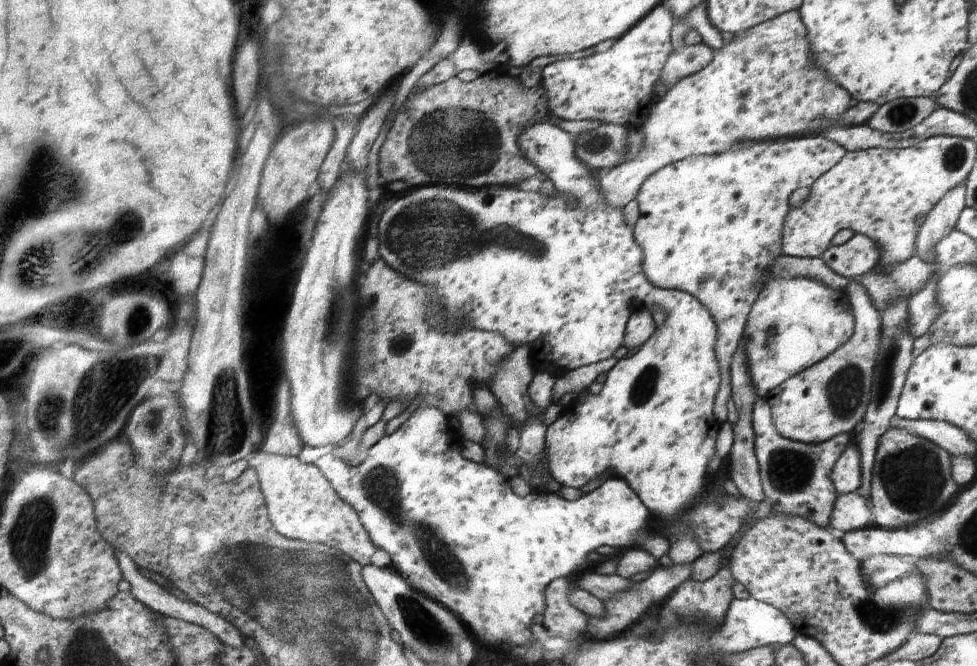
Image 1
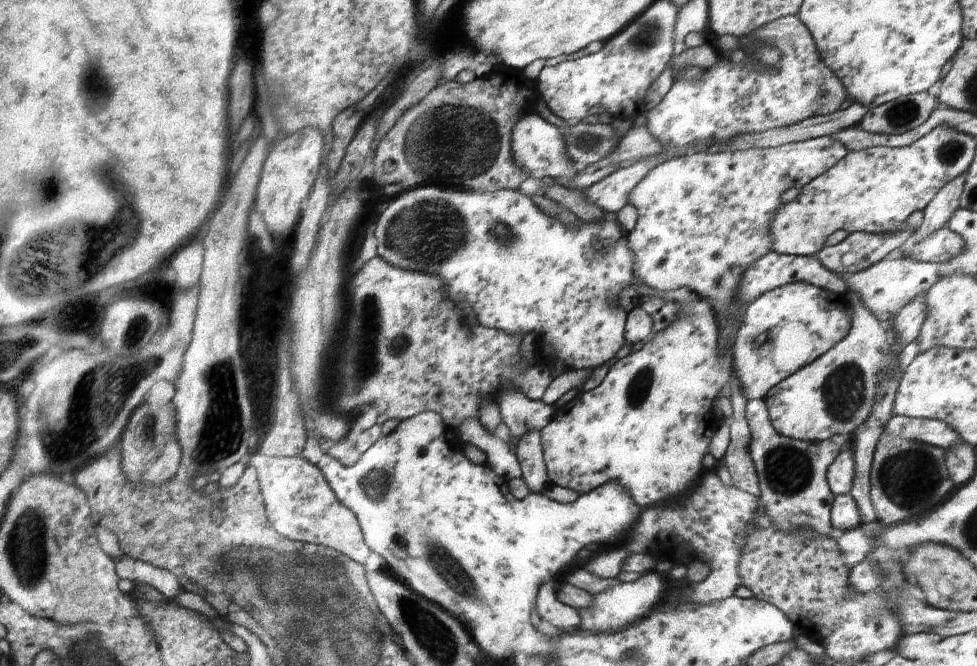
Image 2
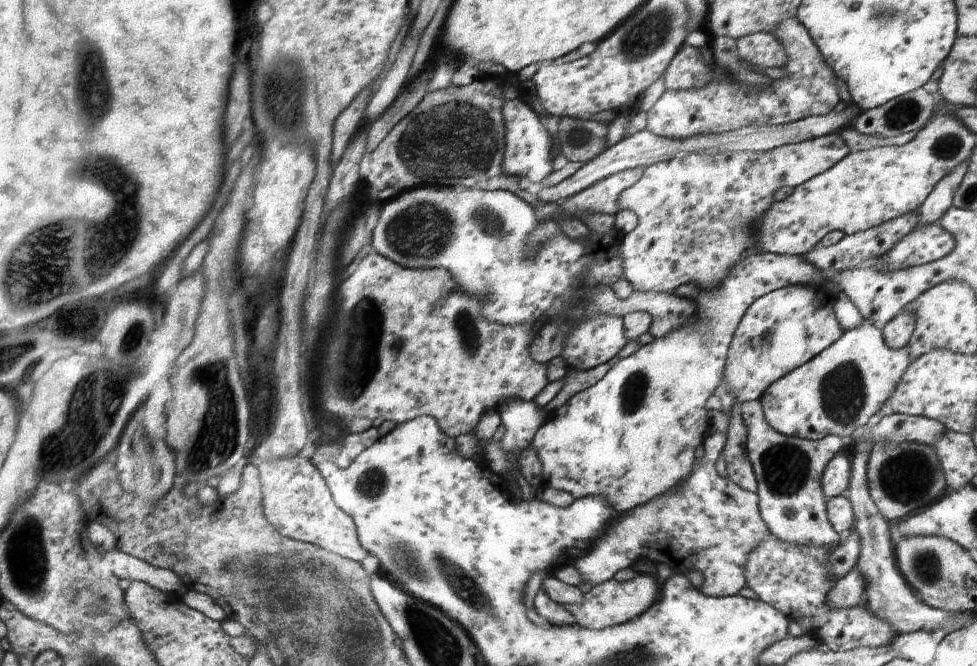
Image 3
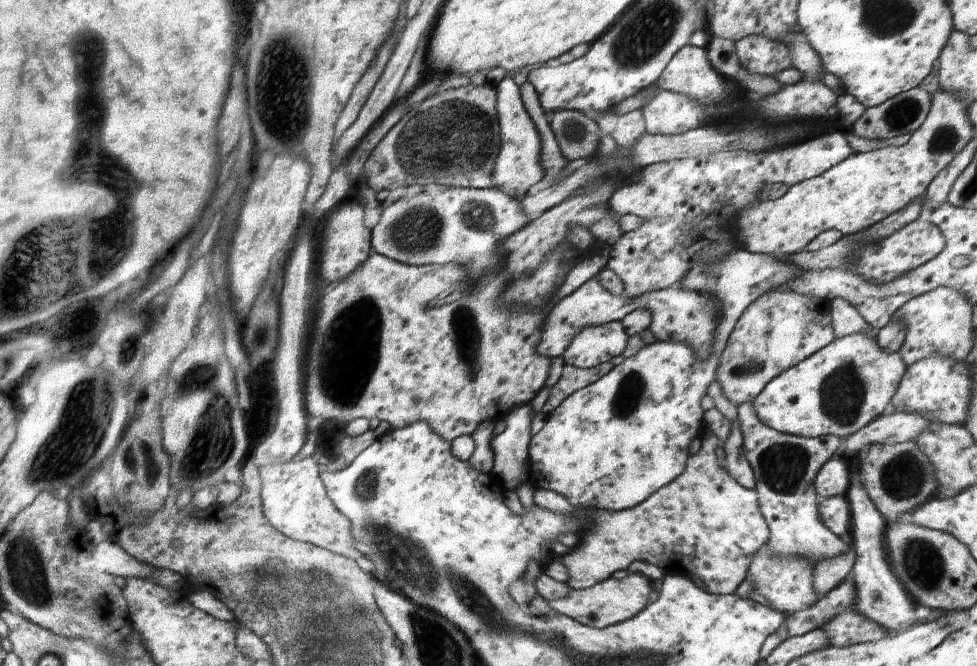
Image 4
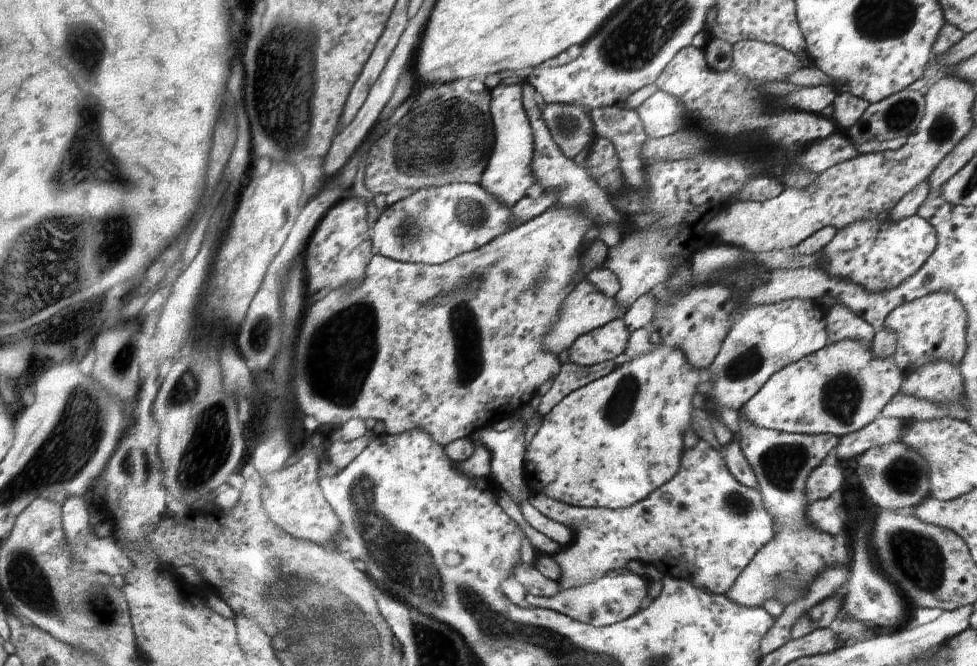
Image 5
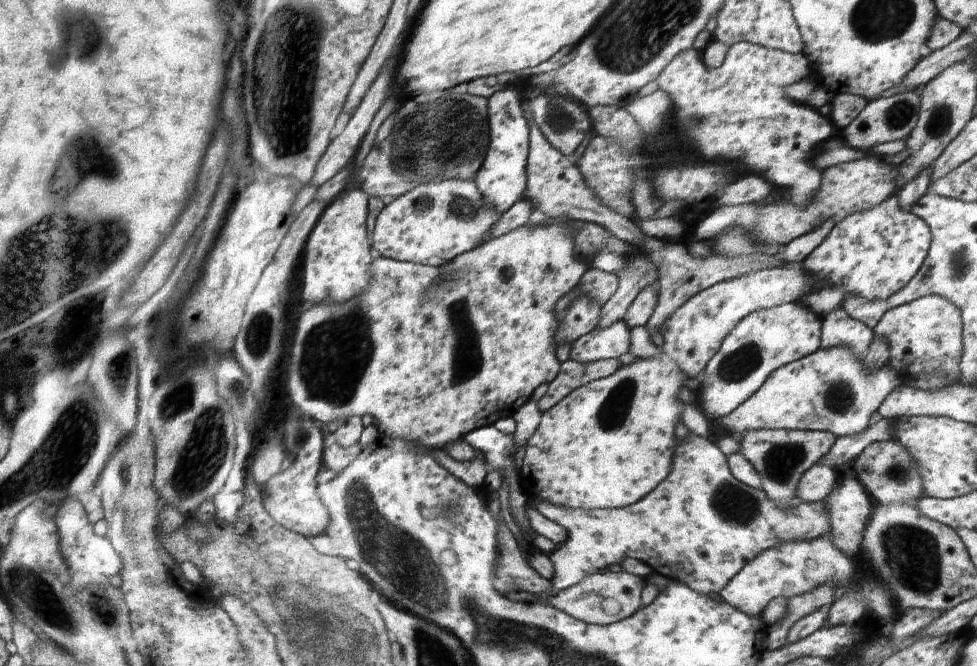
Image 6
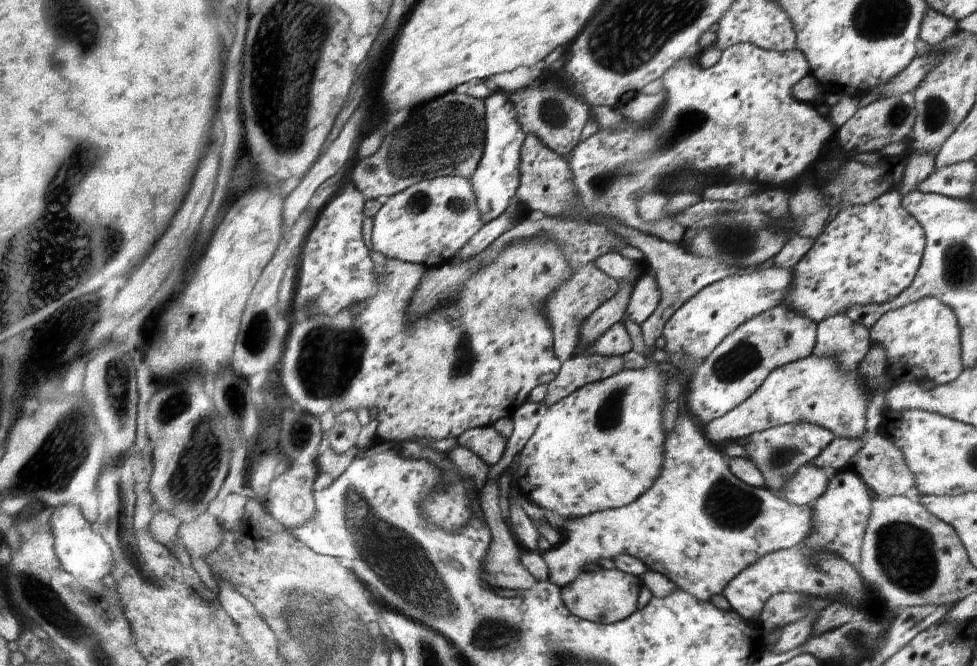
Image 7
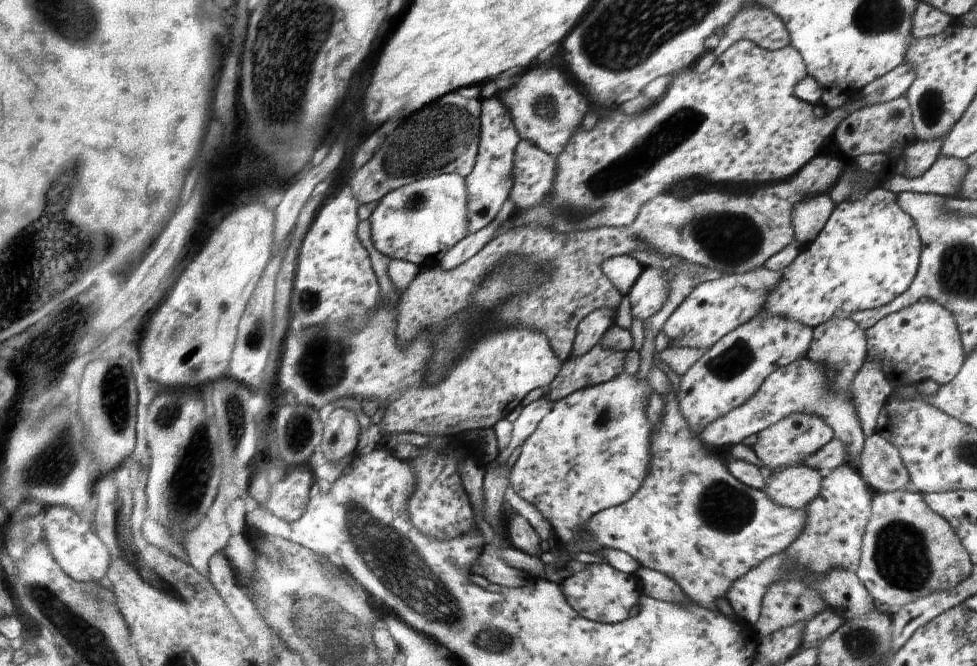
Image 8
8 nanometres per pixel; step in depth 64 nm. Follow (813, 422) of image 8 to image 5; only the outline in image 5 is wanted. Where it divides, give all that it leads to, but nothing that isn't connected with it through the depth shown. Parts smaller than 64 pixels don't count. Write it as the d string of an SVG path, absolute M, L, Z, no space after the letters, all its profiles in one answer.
M746 417L740 419L740 436L742 453L756 476L756 489L761 494L762 505L773 517L773 540L757 553L726 595L737 604L760 607L764 599L777 594L782 581L806 588L828 568L851 564L853 552L847 541L823 532L809 520L812 502L806 495L808 476L837 449L840 438L828 434L777 432L758 427Z

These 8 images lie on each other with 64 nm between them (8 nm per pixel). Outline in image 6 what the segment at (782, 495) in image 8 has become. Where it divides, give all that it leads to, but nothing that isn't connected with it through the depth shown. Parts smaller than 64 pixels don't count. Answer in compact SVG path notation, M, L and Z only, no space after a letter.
M822 461L813 464L810 472L806 472L806 480L802 480L802 488L798 488L800 503L817 503L828 498L837 484L840 473Z

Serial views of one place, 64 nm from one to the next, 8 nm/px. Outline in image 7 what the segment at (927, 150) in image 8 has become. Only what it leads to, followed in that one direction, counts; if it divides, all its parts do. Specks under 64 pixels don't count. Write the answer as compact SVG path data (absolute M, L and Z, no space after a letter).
M914 152L910 156L908 170L904 172L904 178L898 191L901 198L908 196L910 192L918 191L918 184L924 183L936 168L937 152Z

